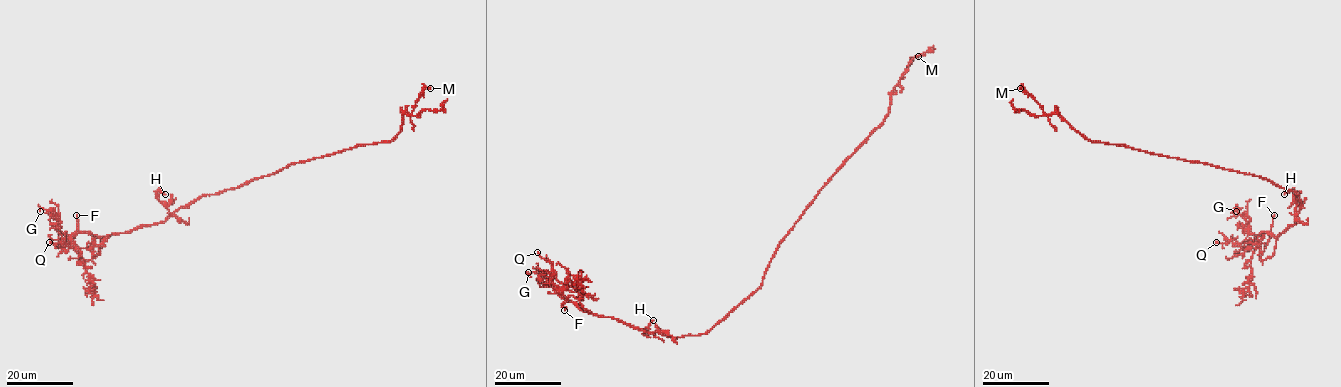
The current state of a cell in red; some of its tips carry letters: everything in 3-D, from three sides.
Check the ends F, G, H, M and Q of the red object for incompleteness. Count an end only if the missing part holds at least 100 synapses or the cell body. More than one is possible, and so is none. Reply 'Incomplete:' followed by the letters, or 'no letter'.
Incomplete: F

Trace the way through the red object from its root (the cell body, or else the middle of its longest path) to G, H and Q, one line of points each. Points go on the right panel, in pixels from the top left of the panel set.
G: (1252, 175), (1299, 195), (1301, 208), (1296, 222), (1278, 237), (1266, 232), (1253, 234), (1237, 207), (1236, 211)
H: (1252, 175), (1299, 195), (1301, 208), (1297, 213), (1296, 195), (1290, 191), (1284, 194)
Q: (1252, 175), (1299, 195), (1301, 208), (1296, 222), (1278, 237), (1261, 232), (1251, 242), (1216, 242)

